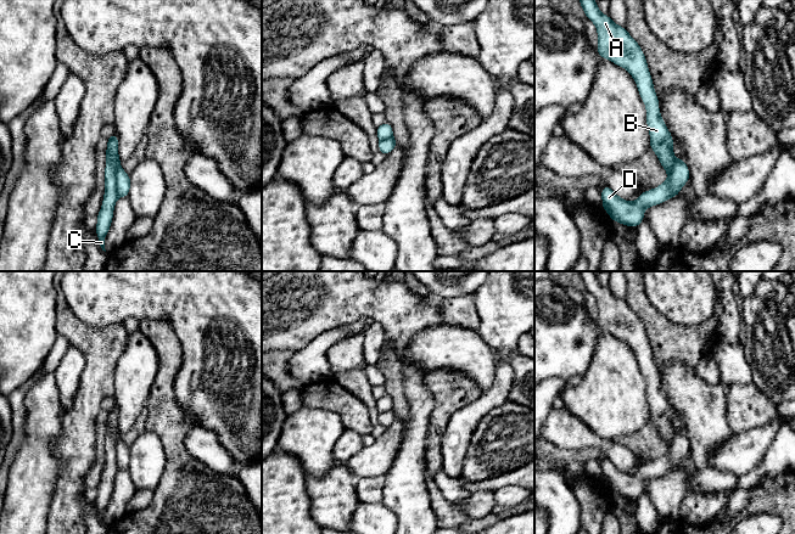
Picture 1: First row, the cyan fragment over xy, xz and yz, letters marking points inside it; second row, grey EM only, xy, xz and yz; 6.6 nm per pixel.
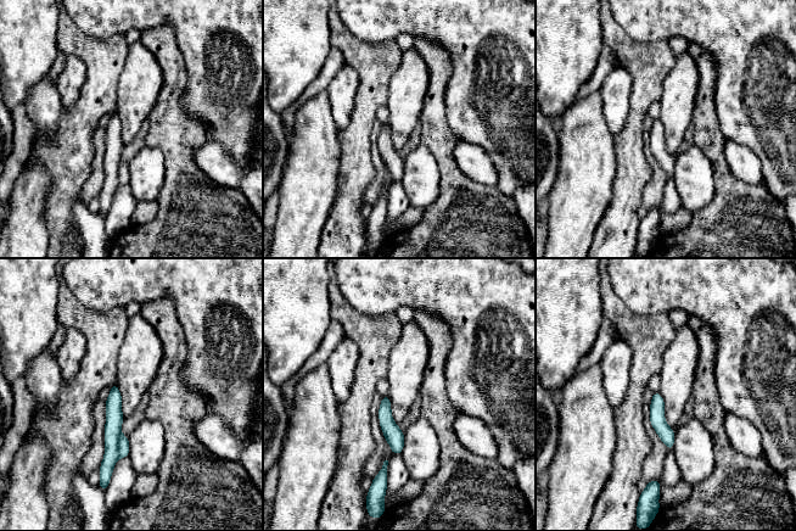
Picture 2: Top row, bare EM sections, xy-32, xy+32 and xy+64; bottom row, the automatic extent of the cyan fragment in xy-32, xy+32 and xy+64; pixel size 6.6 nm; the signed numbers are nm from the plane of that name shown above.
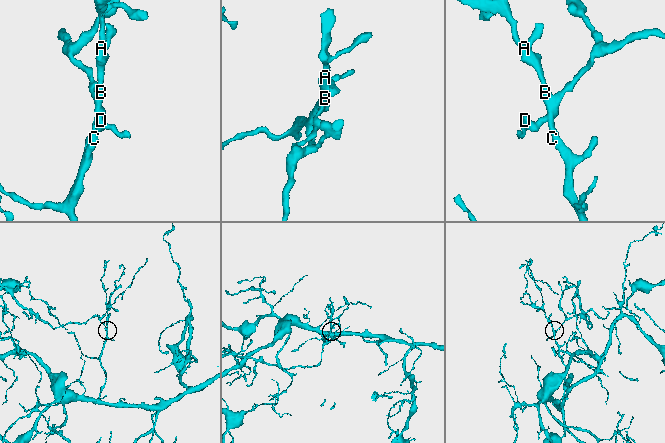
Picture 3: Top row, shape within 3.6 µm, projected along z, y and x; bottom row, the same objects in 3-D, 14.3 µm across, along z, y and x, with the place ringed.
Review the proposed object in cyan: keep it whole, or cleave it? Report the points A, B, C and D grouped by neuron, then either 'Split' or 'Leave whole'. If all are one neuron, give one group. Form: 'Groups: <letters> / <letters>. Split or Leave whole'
Groups: A B C / D. Split

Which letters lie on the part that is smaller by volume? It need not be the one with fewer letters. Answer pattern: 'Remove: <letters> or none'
Remove: D

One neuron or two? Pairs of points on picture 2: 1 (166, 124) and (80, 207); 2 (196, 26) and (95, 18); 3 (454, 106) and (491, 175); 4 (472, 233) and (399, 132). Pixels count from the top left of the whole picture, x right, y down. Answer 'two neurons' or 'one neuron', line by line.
1: two neurons
2: one neuron
3: two neurons
4: two neurons

